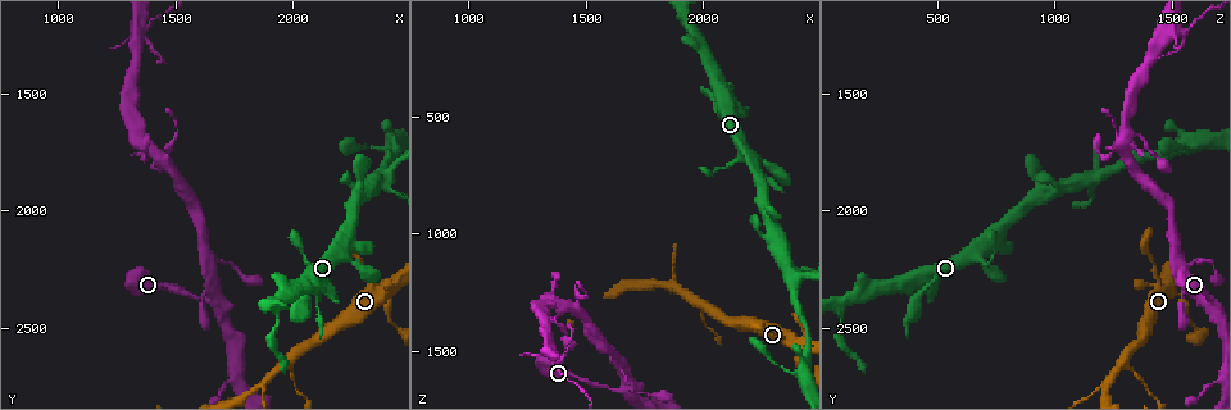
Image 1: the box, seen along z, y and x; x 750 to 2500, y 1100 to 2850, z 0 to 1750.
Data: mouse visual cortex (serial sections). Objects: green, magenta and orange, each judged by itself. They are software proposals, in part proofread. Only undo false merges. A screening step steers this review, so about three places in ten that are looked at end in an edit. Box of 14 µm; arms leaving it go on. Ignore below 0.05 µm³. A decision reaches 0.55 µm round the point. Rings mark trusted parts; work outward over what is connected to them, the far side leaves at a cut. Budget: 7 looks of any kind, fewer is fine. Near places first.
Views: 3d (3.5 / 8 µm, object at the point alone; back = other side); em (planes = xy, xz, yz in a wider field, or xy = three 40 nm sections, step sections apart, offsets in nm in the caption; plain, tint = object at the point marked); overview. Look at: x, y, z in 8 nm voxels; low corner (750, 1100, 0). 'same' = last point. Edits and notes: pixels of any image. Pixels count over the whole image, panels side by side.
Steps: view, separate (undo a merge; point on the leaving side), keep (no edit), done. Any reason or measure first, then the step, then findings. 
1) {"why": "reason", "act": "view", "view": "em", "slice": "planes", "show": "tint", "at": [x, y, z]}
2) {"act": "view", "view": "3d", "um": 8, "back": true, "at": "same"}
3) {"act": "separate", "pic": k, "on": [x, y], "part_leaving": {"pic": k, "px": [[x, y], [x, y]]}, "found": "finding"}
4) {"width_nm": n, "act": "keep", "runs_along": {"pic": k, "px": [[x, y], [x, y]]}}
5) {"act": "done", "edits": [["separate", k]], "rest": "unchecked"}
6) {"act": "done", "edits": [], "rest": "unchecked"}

{"why": "thick turns thin", "act": "view", "view": "3d", "um": 3.5, "at": [1650, 2230, 1540]}

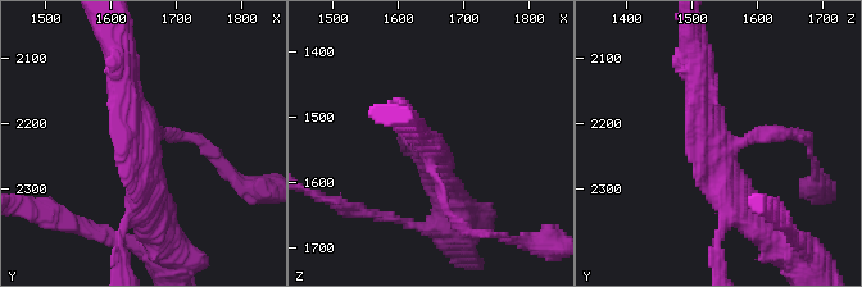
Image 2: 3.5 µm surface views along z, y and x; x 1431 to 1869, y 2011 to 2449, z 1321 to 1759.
{"arms": 3, "arm_widths_nm": [150, 300, 300], "why": "shape alone is not enough", "act": "view", "view": "em", "slice": "xy", "step": 1, "show": "tint", "at": [1650, 2230, 1540]}

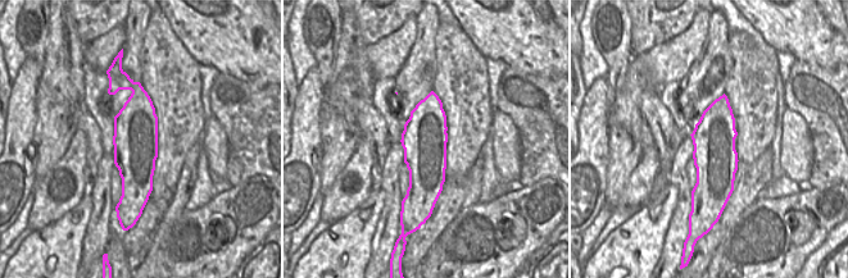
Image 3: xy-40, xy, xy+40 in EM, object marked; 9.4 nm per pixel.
{"act": "keep", "runs_along": {"pic": 2, "px": [[756, 218], [703, 124], [697, 69]]}, "found": "one cell here"}

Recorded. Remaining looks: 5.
{"why": "four-way junction", "act": "view", "view": "3d", "um": 3.5, "at": [1340, 1680, 1310]}

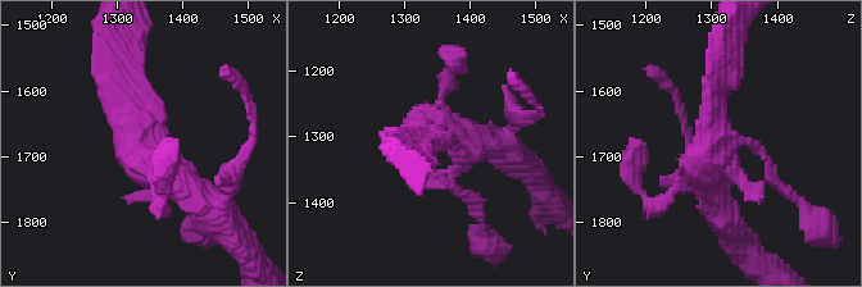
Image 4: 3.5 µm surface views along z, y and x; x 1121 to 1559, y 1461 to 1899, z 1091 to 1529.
{"arms": 4, "arm_widths_nm": [150, 150, 300, 400], "act": "view", "view": "em", "slice": "xy", "step": 5, "show": "tint", "at": [1330, 1675, 1305]}

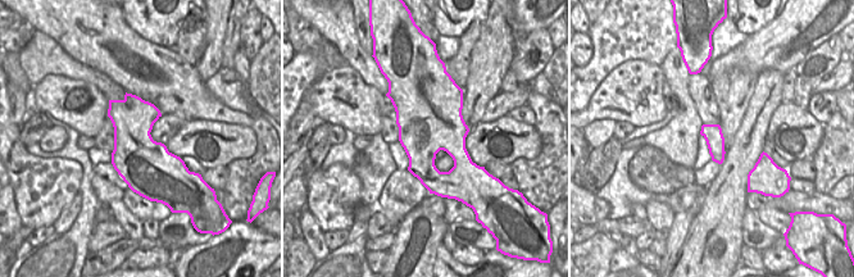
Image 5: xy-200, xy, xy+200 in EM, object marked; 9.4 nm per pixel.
{"width_nm": 600, "act": "keep", "runs_along": {"pic": 4, "px": [[187, 190], [136, 158], [125, 55]]}, "found": "continuous, no second cell"}

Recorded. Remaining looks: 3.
{"why": "side arm on a straight run", "act": "view", "view": "3d", "um": 3.5, "at": [1880, 2730, 1220]}

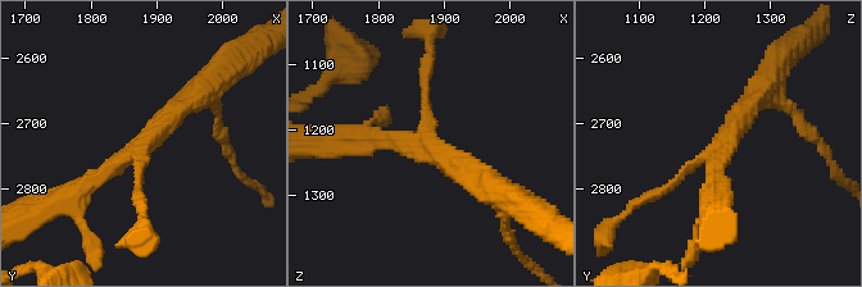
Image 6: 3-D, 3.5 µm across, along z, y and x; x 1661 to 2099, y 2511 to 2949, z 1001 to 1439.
{"arms": 3, "arm_widths_nm": [100, 250, 250], "why": "need the tissue", "act": "view", "view": "em", "slice": "planes", "show": "tint", "at": [1875, 2735, 1225]}

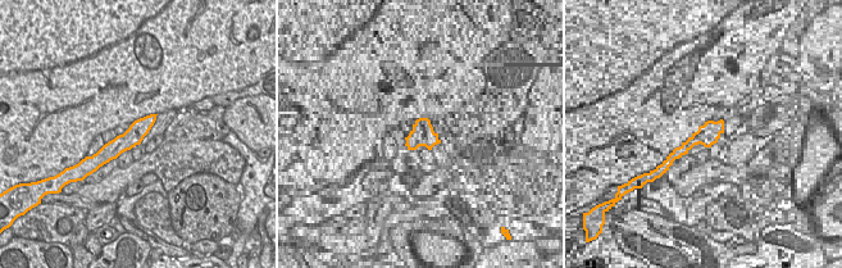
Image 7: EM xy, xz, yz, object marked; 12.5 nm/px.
{"act": "view", "view": "em", "slice": "xy", "step": 3, "show": "tint", "at": "same"}

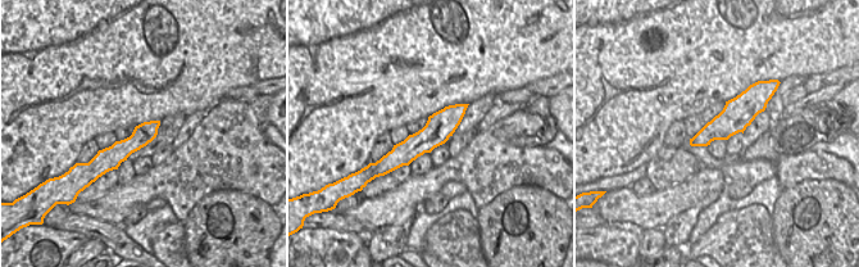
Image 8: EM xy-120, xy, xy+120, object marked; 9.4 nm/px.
{"act": "keep", "runs_along": {"pic": 8, "px": [[463, 107], [426, 140], [383, 162]]}, "found": "continuous, no second cell"}

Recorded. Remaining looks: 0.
{"act": "done", "edits": [], "rest": "unchecked"}

